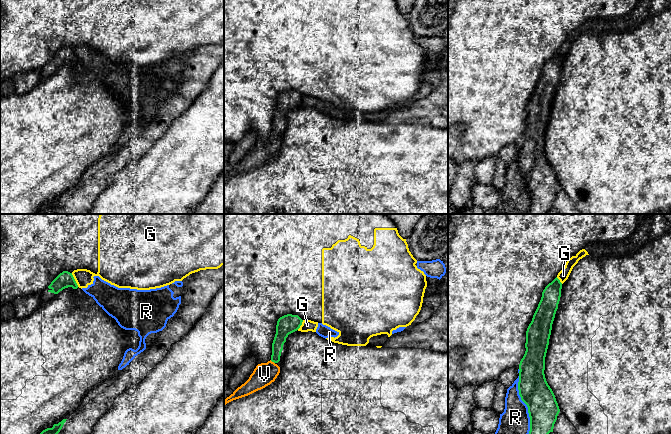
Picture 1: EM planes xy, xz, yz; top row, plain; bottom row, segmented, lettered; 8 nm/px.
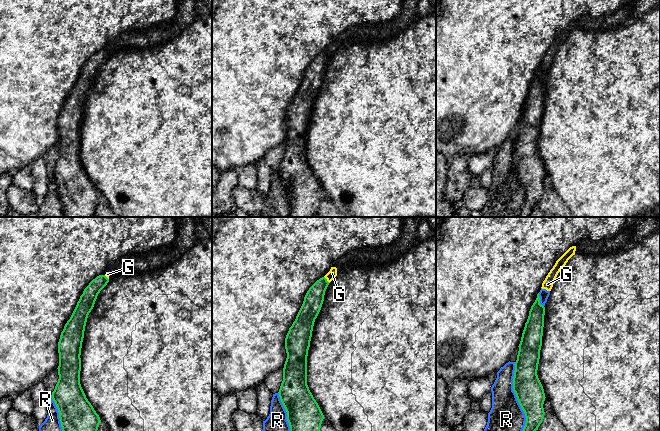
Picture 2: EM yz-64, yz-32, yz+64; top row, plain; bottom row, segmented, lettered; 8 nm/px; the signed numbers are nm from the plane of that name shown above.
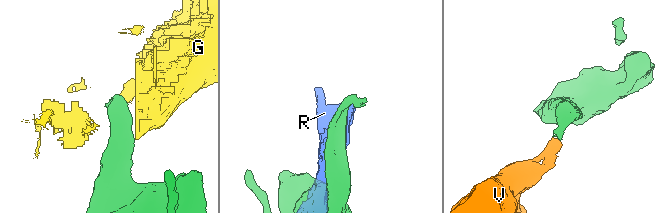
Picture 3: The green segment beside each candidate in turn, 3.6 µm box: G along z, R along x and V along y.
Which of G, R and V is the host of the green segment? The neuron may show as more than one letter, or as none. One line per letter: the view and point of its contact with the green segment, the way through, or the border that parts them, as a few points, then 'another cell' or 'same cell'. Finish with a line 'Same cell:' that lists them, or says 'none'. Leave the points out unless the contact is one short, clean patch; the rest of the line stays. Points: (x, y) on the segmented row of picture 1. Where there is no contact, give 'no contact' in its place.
G: xy (74, 280) | along xy (71, 273), (78, 286) | another cell
R: yz (526, 404) | another cell
V: xz (272, 361) | across xz (282, 332), (272, 361), (270, 368), (264, 374) | same cell
Same cell: V

